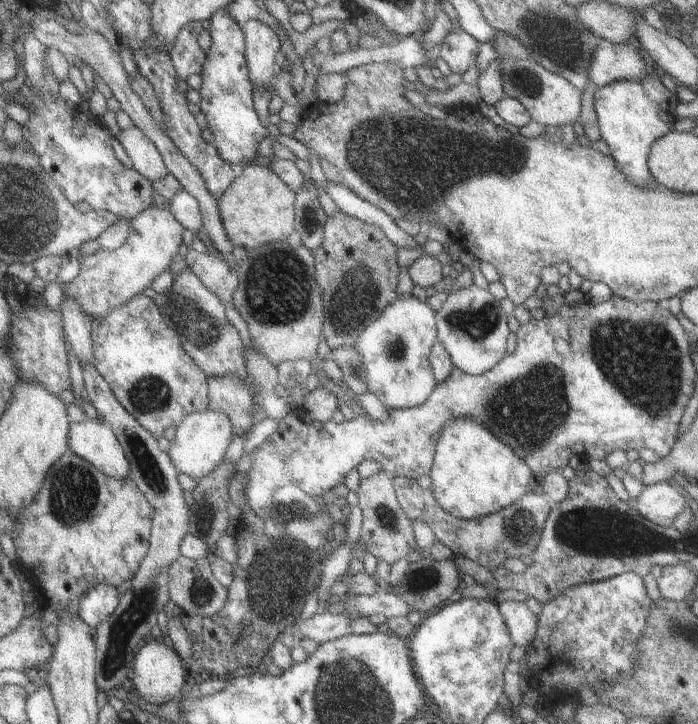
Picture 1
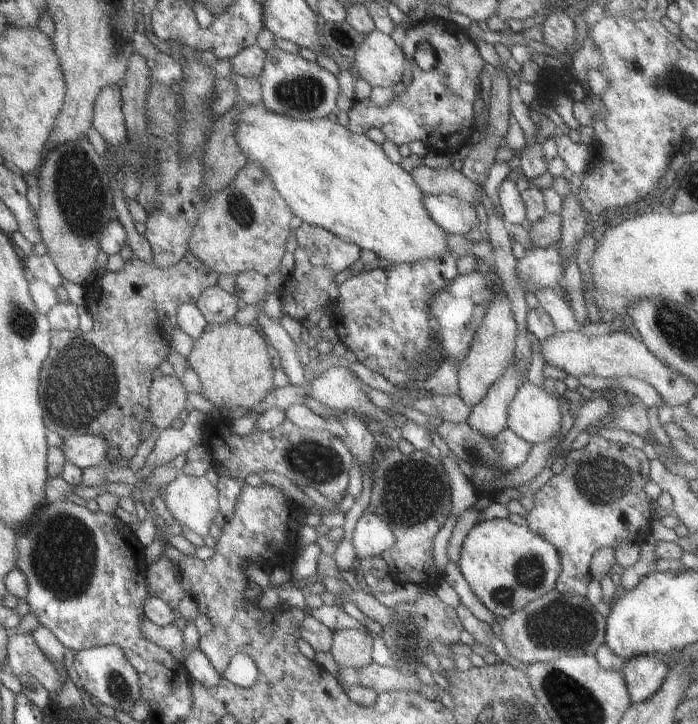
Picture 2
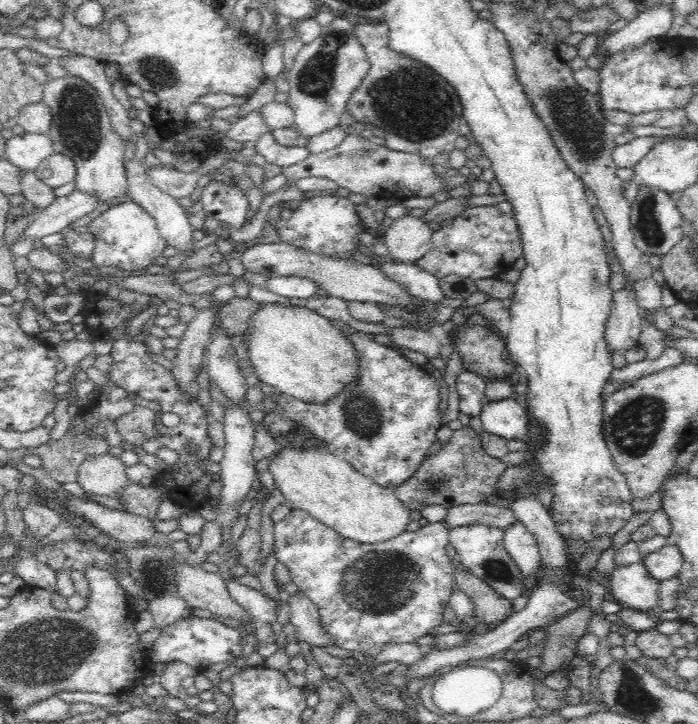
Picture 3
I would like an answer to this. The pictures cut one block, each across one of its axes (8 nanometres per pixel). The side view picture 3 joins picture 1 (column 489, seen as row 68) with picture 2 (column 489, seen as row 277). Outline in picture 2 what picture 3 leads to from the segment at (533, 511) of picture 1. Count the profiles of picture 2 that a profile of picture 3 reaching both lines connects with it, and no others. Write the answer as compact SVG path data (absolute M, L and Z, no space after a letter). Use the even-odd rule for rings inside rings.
M459 604L454 610L462 628L471 634L473 640L477 644L489 648L505 663L509 654L507 654L503 642L491 631L491 627L485 622L478 620L464 605Z

